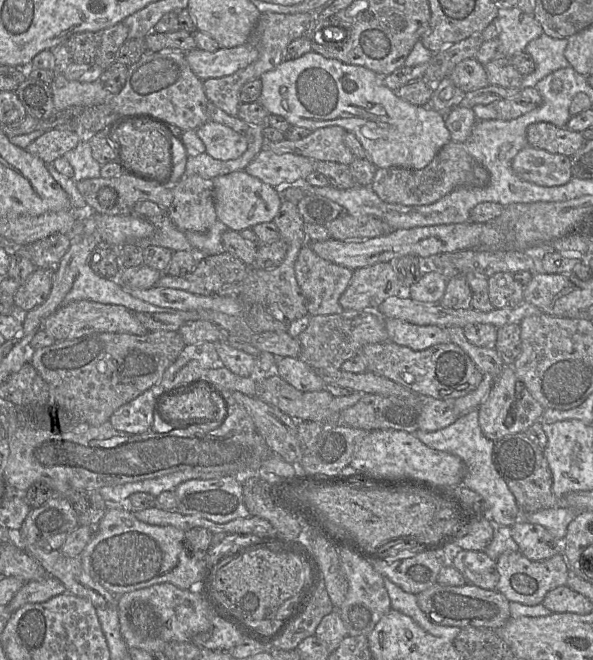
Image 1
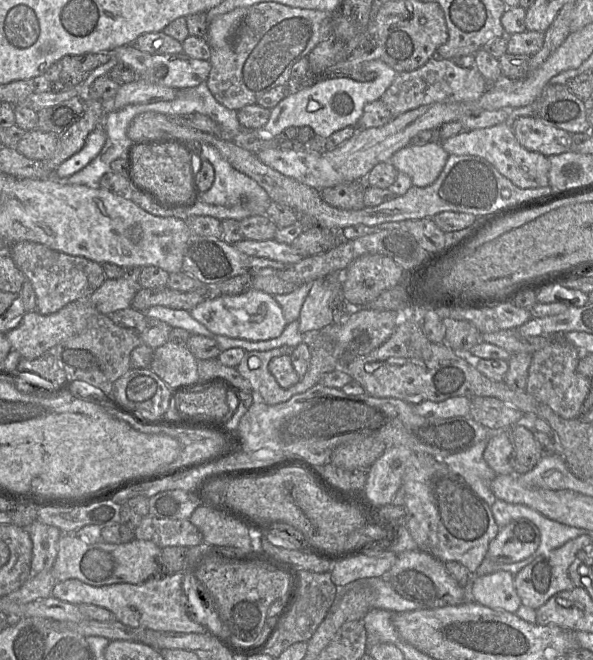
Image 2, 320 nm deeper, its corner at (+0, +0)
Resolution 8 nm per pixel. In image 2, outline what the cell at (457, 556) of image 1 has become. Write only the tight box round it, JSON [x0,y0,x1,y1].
[471,570,522,613]

